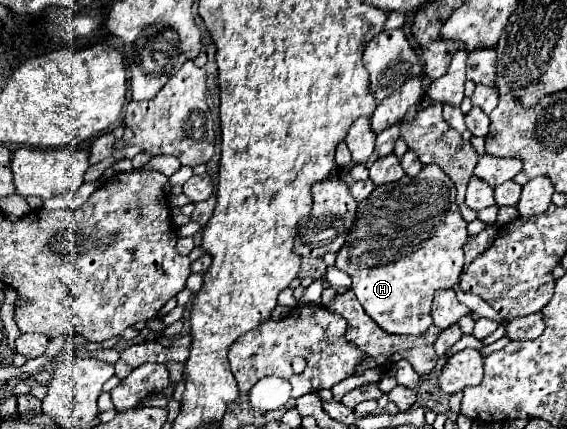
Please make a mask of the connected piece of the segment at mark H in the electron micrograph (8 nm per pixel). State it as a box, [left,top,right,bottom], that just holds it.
[335,166,467,334]

